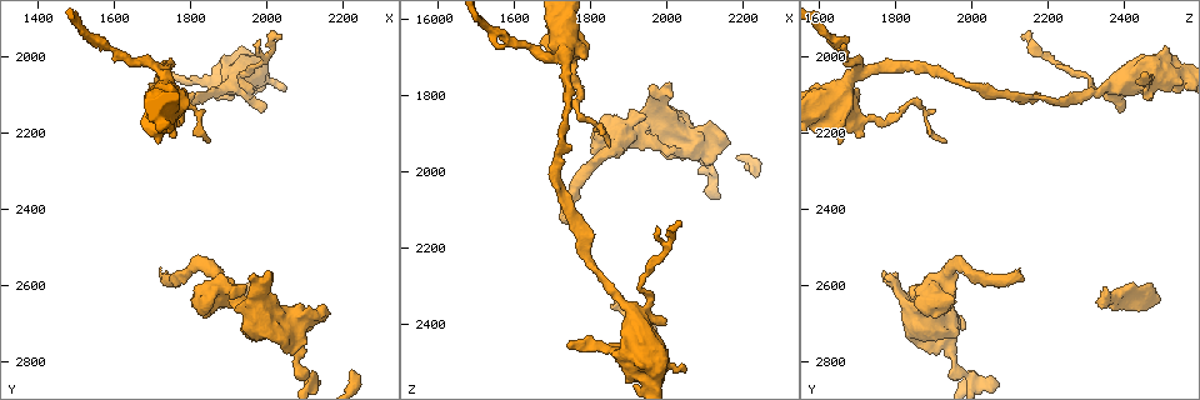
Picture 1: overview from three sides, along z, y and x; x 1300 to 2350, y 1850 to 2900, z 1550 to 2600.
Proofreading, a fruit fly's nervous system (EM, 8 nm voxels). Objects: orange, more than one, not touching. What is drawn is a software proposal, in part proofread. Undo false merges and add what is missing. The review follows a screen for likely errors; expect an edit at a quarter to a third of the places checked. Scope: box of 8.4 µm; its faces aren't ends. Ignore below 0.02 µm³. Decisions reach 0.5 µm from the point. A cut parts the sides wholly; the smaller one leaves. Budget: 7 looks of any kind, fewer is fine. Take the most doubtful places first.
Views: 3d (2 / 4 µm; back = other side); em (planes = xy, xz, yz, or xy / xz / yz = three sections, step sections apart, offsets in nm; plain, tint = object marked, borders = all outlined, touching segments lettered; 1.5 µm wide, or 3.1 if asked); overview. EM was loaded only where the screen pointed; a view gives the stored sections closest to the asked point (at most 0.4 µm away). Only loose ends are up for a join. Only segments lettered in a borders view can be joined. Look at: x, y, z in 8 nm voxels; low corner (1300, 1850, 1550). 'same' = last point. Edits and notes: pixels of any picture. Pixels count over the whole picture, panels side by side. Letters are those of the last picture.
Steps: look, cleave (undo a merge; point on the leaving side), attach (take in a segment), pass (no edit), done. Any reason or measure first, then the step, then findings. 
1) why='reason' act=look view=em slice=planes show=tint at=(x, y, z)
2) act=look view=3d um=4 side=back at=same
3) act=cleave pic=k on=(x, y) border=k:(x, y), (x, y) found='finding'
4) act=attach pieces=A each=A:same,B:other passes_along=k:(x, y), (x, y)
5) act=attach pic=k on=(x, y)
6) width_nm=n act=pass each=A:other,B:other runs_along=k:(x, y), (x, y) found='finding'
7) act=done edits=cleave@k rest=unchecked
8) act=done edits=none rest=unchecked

why='an open end' act=look view=em slice=xy step=4 show=borders at=(1725, 2560, 2125)

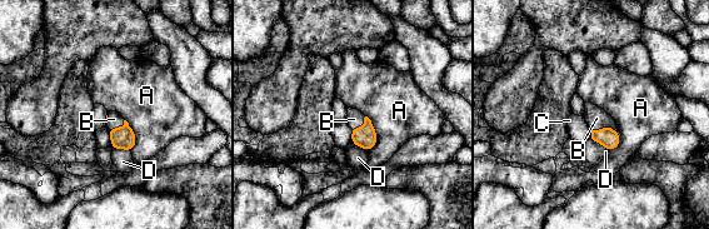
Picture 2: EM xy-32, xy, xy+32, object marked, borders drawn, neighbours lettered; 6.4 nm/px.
why='cut it another way' act=look view=em slice=planes show=borders at=same

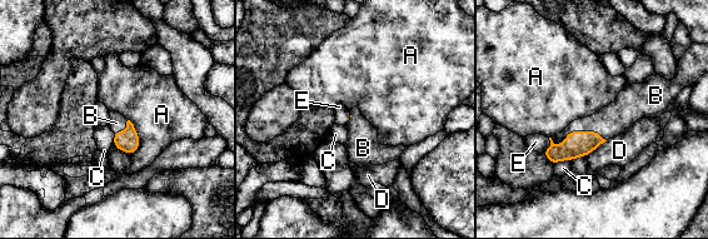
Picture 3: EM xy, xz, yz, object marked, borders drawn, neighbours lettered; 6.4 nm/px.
longest_contact=B:340nm act=attach pieces=B each=A:other,B:same,C:other,D:other,E:other passes_along=3:(577, 144), (577, 132), (612, 120) found='the cell continues'

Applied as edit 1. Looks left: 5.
act=look view=overview

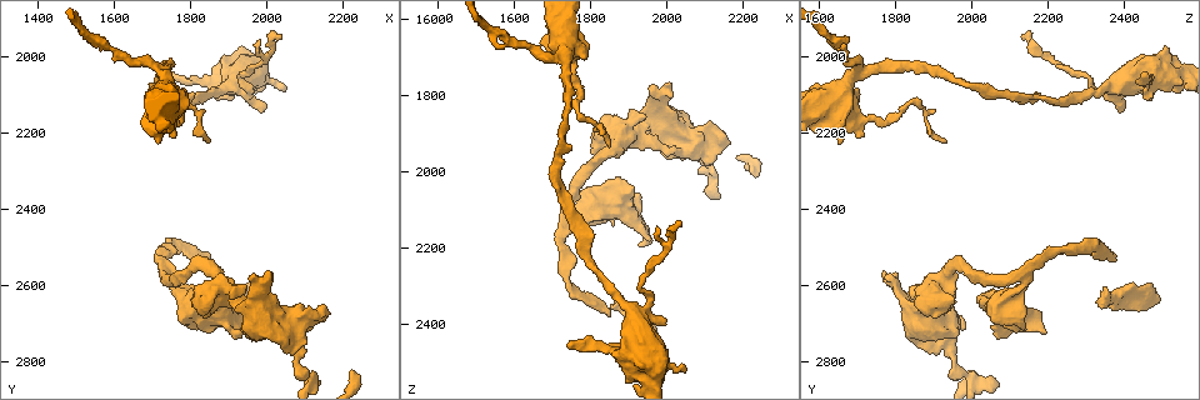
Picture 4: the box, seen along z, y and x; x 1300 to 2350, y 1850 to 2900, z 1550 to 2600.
why='an open end' act=look view=em slice=planes show=tint at=(2045, 2085, 2525)

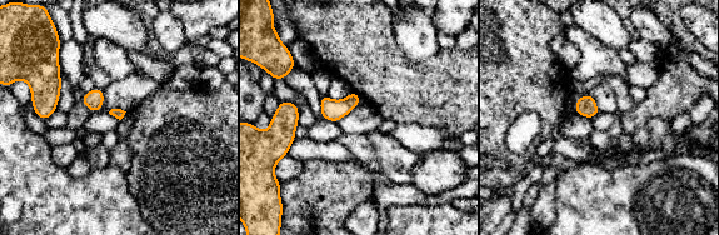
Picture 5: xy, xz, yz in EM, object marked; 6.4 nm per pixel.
act=look view=em slice=planes show=borders at=same

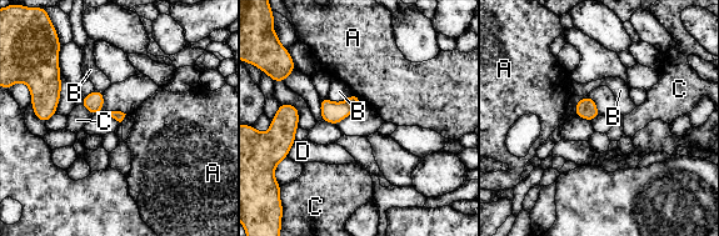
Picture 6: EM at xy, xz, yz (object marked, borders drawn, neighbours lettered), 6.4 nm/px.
act=pass each=A:other,B:other,C:other,D:other border=6:(351, 93), (362, 99) found='none of them fits'

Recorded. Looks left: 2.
act=done edits=attach@3 rest=unchecked

